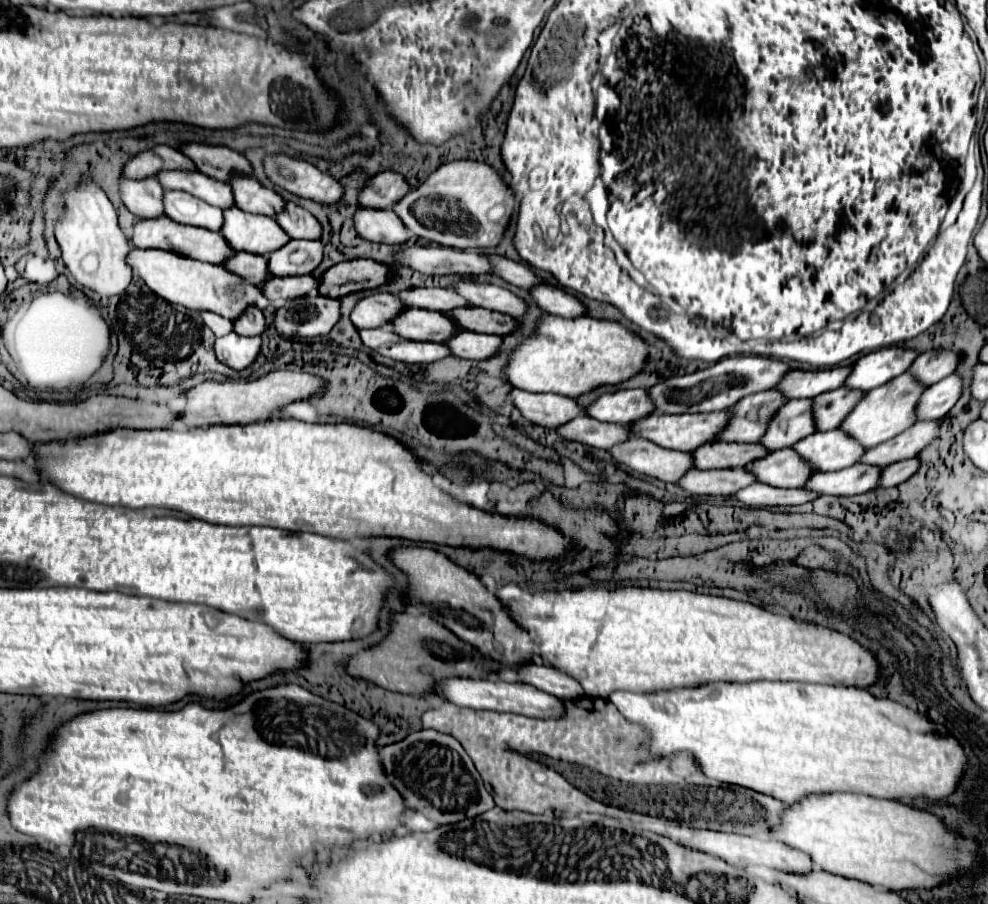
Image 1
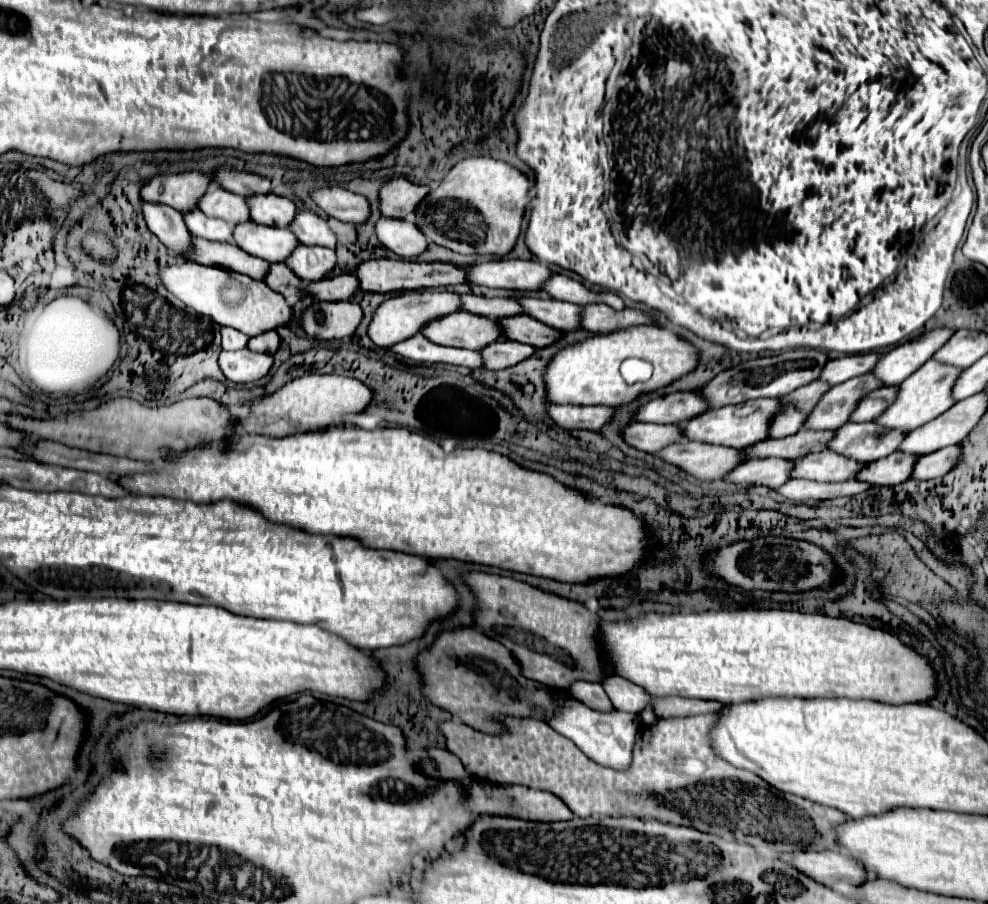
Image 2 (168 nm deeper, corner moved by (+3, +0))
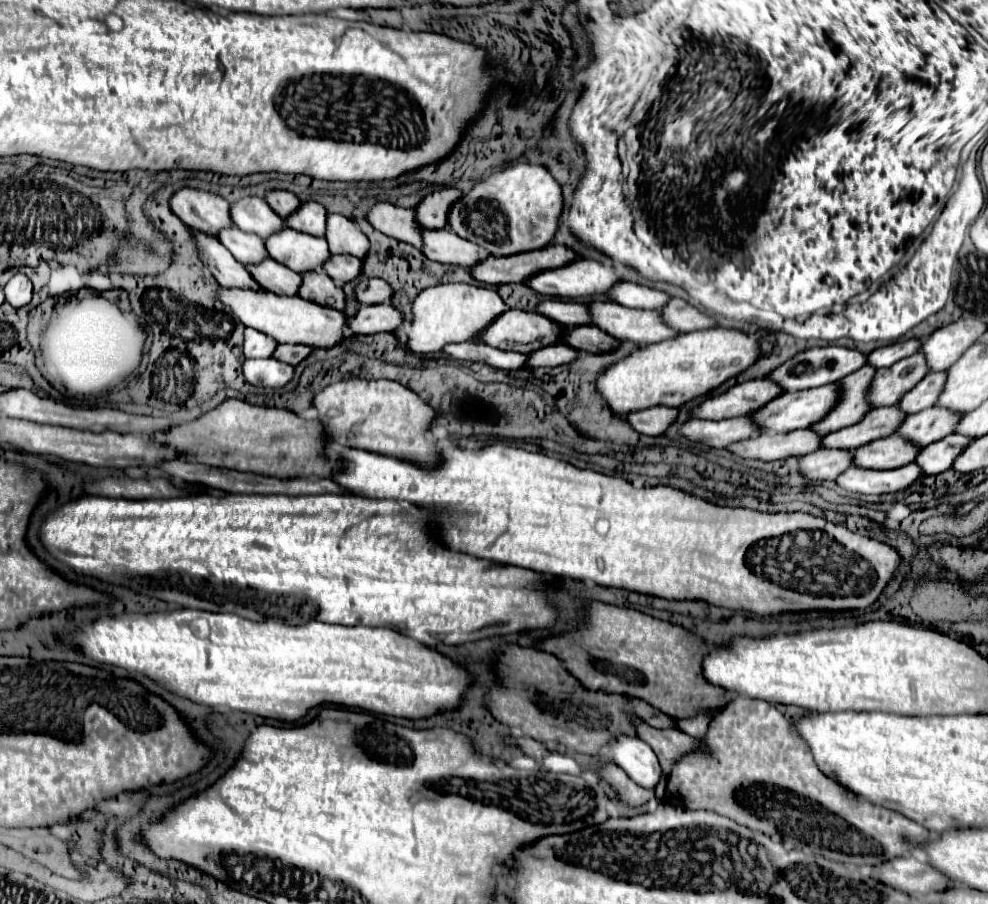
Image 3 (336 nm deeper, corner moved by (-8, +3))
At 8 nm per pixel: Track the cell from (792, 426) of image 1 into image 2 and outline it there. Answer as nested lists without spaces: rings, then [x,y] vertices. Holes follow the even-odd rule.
[[[866,373],[860,377],[852,377],[836,387],[832,387],[820,403],[814,407],[806,421],[806,429],[836,429],[850,421],[850,415],[858,407],[858,403],[872,391],[884,387],[880,379]]]

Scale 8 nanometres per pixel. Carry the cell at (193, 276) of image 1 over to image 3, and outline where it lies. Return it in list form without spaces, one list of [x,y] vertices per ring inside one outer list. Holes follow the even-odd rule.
[[[217,288],[215,300],[219,300],[223,306],[231,308],[231,312],[249,328],[255,328],[277,342],[291,342],[291,344],[307,344],[307,346],[319,346],[329,348],[333,344],[339,344],[345,328],[345,316],[339,310],[325,308],[319,304],[313,304],[309,300],[303,300],[299,296],[277,296],[271,290],[247,290],[247,288]]]

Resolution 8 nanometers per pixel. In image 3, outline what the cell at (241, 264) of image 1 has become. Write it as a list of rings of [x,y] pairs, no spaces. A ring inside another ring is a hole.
[[[321,270],[315,272],[303,272],[301,274],[303,282],[299,286],[299,296],[305,300],[311,300],[319,306],[329,306],[335,310],[343,310],[345,308],[345,294],[339,286],[333,284],[333,280]]]

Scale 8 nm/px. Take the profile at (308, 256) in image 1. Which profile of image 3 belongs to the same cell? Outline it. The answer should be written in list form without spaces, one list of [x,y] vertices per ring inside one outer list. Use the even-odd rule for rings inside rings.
[[[331,254],[331,258],[327,258],[321,268],[327,272],[327,276],[331,276],[331,280],[335,280],[335,284],[343,286],[361,274],[361,260],[355,256]]]

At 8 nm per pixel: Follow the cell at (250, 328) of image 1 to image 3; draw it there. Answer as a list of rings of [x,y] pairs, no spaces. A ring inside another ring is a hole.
[[[277,344],[275,352],[273,352],[273,358],[283,360],[283,362],[295,366],[295,364],[299,364],[303,358],[307,358],[309,352],[311,352],[311,348],[305,346],[305,344]]]

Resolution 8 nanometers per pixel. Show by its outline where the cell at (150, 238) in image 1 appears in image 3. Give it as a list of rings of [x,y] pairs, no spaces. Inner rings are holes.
[[[267,258],[261,260],[259,264],[245,264],[247,272],[255,278],[255,282],[261,288],[269,288],[275,294],[287,294],[287,296],[295,296],[297,288],[301,284],[301,276],[297,272],[291,272],[287,266]]]

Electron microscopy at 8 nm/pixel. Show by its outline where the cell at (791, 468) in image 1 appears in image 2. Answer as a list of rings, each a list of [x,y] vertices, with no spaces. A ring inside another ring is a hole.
[[[826,449],[820,453],[810,453],[804,459],[798,459],[792,477],[814,481],[850,481],[856,479],[856,475],[864,467],[866,465],[856,459],[848,459],[836,451]]]

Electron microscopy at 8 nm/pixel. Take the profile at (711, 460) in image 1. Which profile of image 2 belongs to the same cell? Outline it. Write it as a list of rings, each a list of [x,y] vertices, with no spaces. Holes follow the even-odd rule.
[[[802,429],[796,435],[784,439],[766,439],[764,443],[756,443],[756,447],[746,447],[744,455],[748,459],[758,457],[784,457],[784,459],[800,459],[814,451],[824,451],[828,443],[834,439],[836,431],[810,431]]]

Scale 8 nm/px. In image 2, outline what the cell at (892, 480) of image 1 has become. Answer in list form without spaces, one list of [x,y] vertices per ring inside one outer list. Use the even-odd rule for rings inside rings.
[[[948,447],[948,449],[936,451],[936,453],[924,455],[918,459],[912,479],[944,477],[948,471],[952,471],[956,467],[958,457],[960,457],[960,447]]]

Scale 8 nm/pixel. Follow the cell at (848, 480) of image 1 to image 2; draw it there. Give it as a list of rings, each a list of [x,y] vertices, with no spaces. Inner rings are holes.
[[[896,451],[884,459],[872,461],[864,467],[864,471],[858,475],[858,481],[868,481],[872,485],[898,485],[912,477],[914,463],[918,461],[916,455],[908,455],[902,451]]]

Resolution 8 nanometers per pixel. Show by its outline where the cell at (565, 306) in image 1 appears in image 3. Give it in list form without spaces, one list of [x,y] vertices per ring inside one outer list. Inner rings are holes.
[[[671,298],[669,304],[665,304],[663,310],[659,310],[659,312],[661,312],[665,324],[677,332],[689,332],[689,330],[701,330],[701,328],[715,326],[709,314],[693,308],[691,304],[687,304],[685,300],[679,300],[679,298]]]

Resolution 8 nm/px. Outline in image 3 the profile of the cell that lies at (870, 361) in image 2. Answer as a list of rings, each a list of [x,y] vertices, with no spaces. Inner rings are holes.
[[[905,340],[905,342],[895,342],[889,346],[877,348],[871,354],[867,354],[867,364],[873,368],[887,368],[887,366],[895,364],[897,360],[915,354],[919,350],[919,346],[921,346],[919,340]]]

